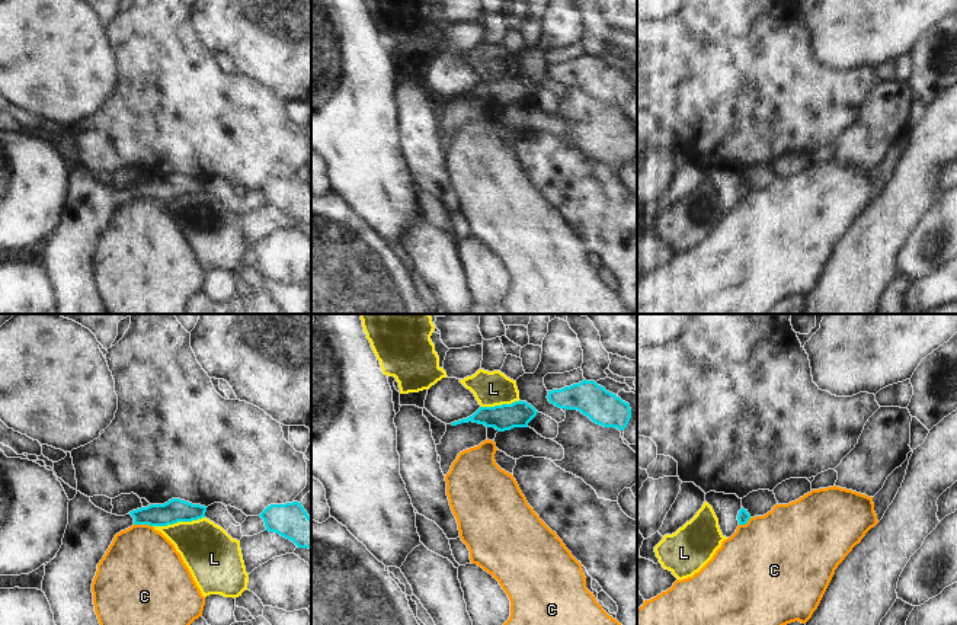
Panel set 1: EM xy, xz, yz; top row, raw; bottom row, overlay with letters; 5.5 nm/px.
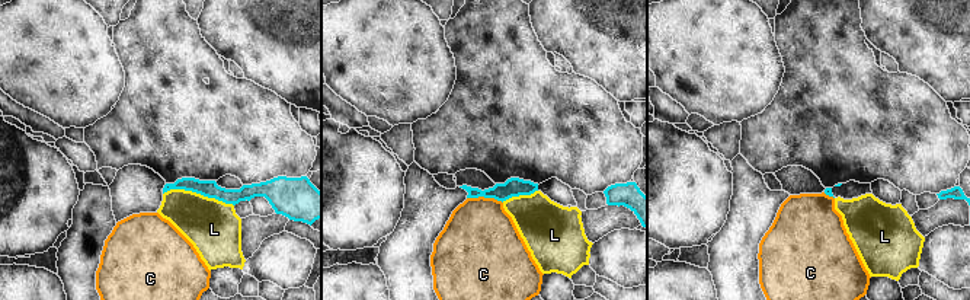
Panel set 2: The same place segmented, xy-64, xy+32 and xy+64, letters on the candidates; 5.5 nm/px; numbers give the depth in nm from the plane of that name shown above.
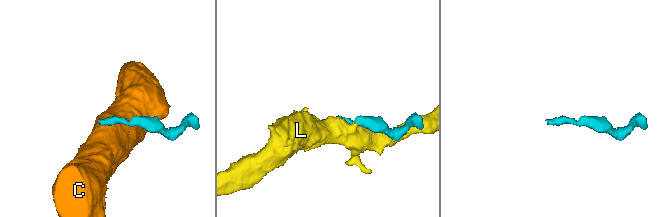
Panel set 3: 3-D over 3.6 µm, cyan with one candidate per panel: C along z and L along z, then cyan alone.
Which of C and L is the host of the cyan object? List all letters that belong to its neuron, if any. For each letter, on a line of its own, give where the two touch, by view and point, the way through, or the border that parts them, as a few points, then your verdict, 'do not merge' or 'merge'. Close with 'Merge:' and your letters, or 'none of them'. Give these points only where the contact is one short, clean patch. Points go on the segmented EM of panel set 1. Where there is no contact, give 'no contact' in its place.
C: meets cyan in xy at (143, 523); border along xy (134, 523), (149, 523), (151, 526); do not merge
L: meets cyan in xy at (178, 521); border along xy (204, 516), (195, 521), (178, 521), (153, 526); do not merge
Merge: none of them

